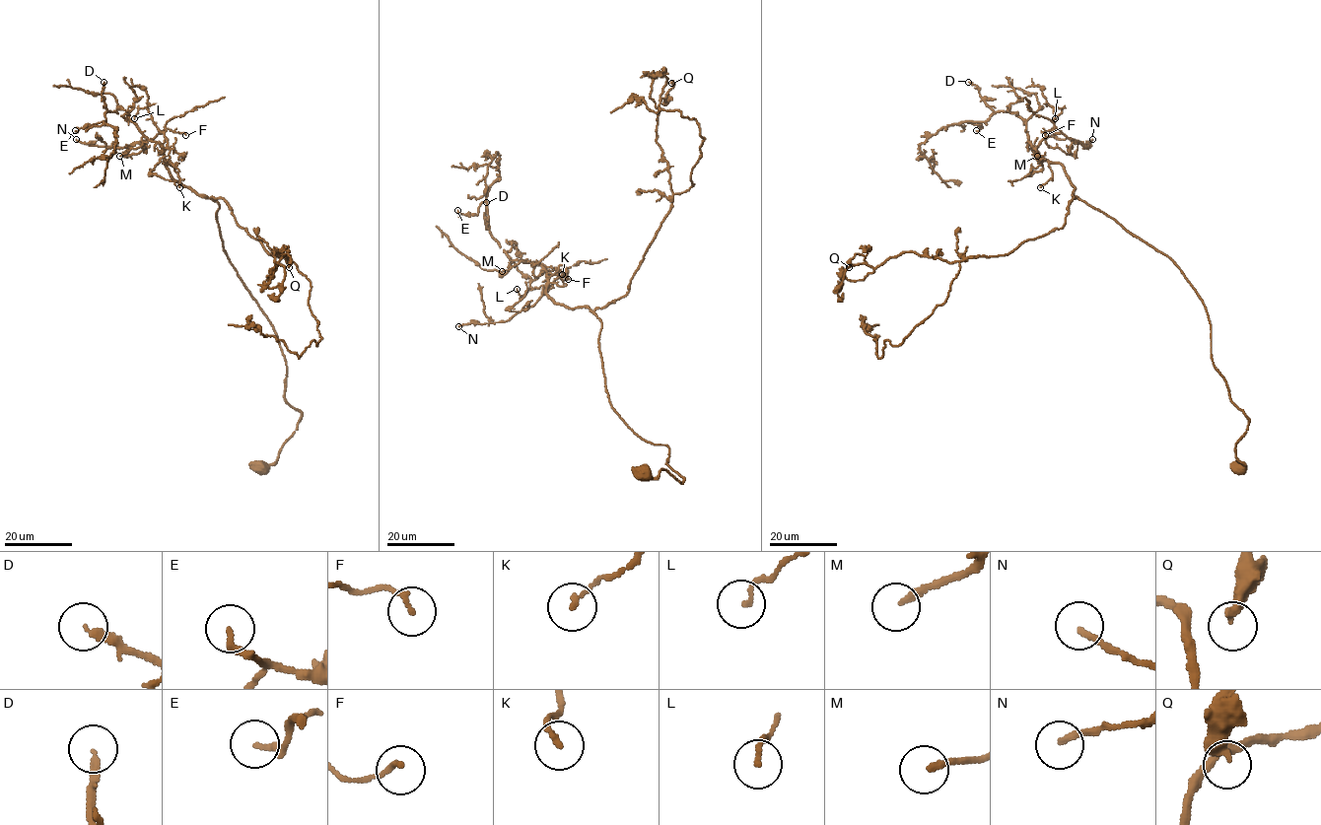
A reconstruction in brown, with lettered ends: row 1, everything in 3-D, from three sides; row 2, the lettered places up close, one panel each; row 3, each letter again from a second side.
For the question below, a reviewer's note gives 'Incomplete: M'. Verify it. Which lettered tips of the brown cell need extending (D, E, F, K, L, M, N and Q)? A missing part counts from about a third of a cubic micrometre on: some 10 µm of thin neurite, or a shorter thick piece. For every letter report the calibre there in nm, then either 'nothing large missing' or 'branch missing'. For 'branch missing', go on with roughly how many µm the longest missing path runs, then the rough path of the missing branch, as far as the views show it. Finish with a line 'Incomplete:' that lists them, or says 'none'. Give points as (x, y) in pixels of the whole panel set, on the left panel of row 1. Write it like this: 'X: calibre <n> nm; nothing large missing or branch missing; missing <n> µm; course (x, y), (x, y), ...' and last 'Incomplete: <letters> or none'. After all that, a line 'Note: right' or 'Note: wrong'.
D: calibre 240 nm; nothing large missing
E: calibre 200 nm; nothing large missing
F: calibre 150 nm; nothing large missing
K: calibre 160 nm; nothing large missing
L: calibre 140 nm; nothing large missing
M: calibre 200 nm; branch missing; missing 25 µm
N: calibre 170 nm; nothing large missing
Q: calibre 280 nm; nothing large missing
Incomplete: M
Note: right

